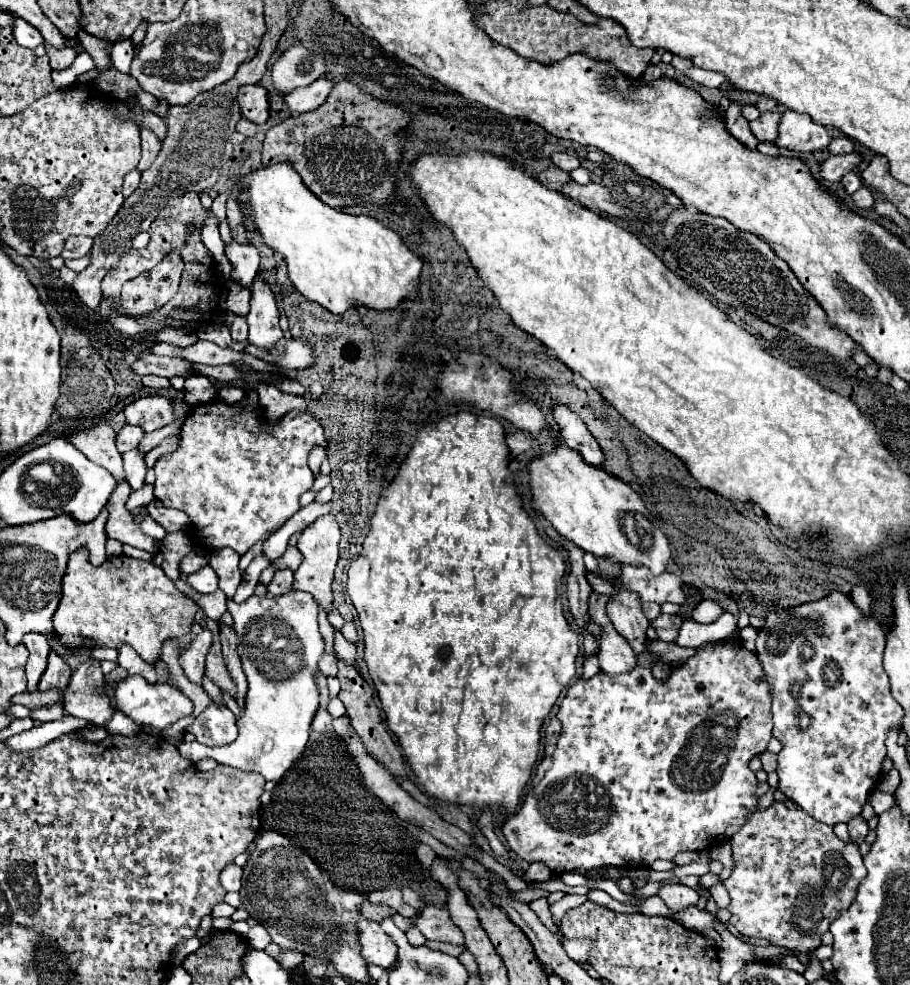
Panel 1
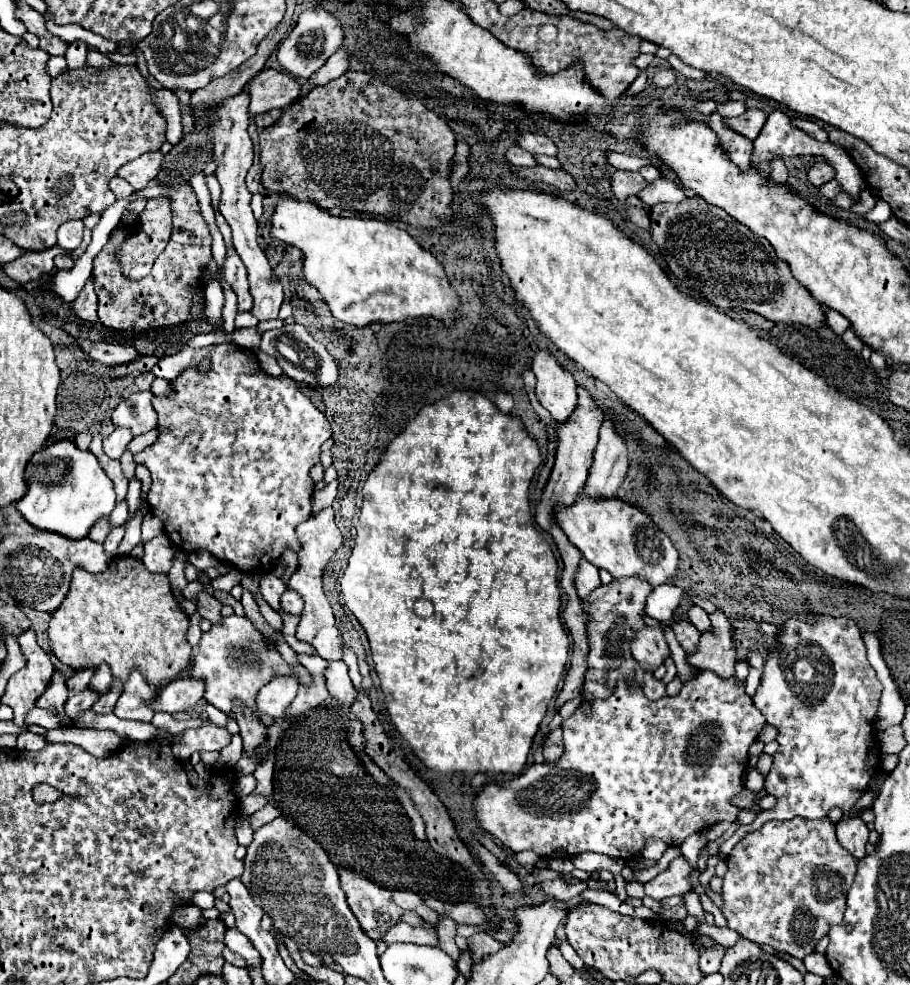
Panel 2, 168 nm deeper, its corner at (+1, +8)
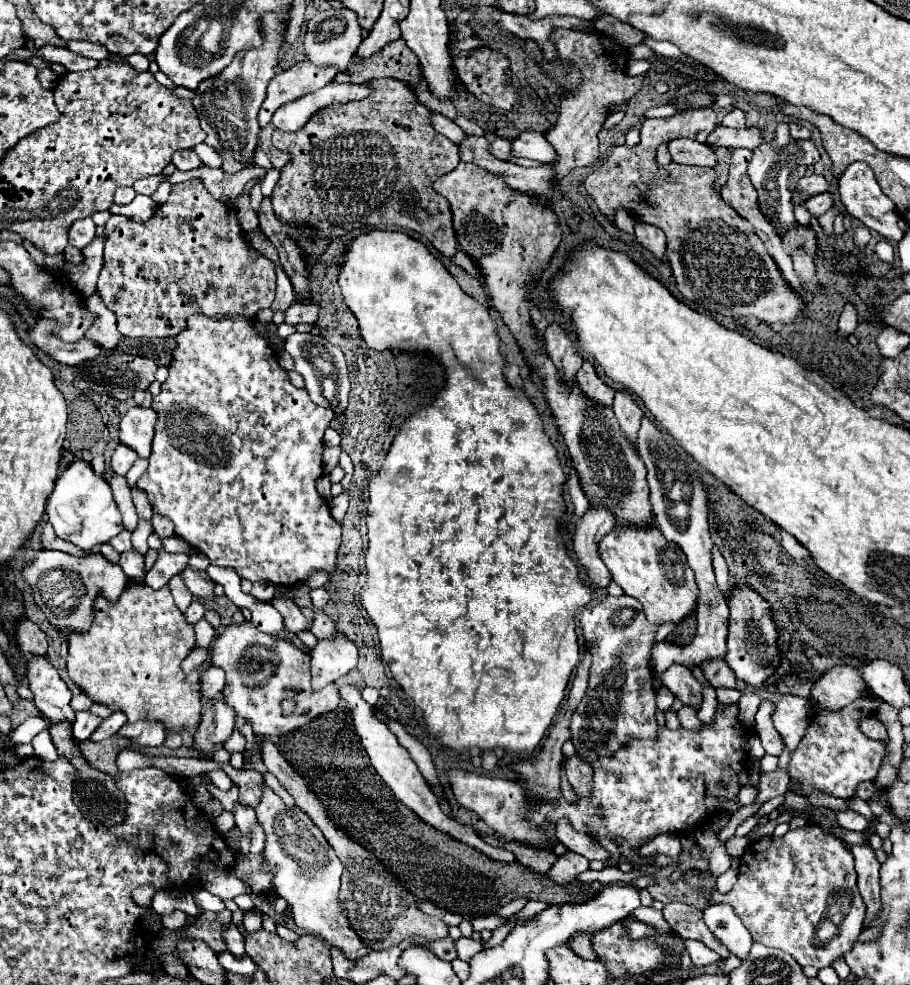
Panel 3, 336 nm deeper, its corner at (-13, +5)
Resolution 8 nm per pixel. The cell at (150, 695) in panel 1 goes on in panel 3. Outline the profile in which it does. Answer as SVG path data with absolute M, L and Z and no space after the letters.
M218 666L204 668L204 680L202 680L202 696L204 698L216 698L224 688L224 670Z

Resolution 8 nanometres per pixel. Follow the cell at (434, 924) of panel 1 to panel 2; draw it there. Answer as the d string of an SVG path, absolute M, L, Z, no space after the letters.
M456 903L450 905L450 909L446 913L438 915L438 921L432 925L434 931L438 931L438 923L448 917L456 923L466 923L466 925L484 925L484 913L474 905L474 903Z

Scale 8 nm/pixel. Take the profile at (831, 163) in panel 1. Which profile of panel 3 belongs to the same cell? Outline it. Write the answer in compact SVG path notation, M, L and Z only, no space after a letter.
M812 174L812 176L800 178L800 180L796 182L796 186L794 186L794 192L796 192L796 194L806 194L806 196L816 196L816 194L826 192L828 186L830 186L830 182L828 182L824 176Z

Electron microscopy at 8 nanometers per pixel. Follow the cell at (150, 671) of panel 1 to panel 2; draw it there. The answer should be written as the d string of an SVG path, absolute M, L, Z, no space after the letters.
M138 667L130 669L130 675L124 683L124 693L120 695L116 707L114 707L114 715L118 715L120 719L136 719L136 721L150 721L154 711L150 711L150 707L146 707L146 699L150 699L150 695L154 695L154 689L144 675L138 671Z

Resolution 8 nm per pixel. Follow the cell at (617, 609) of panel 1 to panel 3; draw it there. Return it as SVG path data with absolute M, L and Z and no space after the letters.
M670 666L670 670L664 672L662 682L678 700L682 700L682 704L692 706L696 712L700 710L702 686L696 682L690 670L684 670L684 666Z

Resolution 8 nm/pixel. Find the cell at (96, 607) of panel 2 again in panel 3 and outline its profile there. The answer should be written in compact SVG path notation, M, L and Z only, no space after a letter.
M130 584L116 604L96 600L96 616L88 634L70 634L68 638L68 676L70 680L92 698L92 702L108 706L112 712L122 710L128 722L150 720L164 724L166 734L182 732L184 728L194 736L200 722L202 694L200 694L200 670L184 674L180 662L194 648L194 626L184 622L184 614L176 608L168 586L152 590L142 584Z

